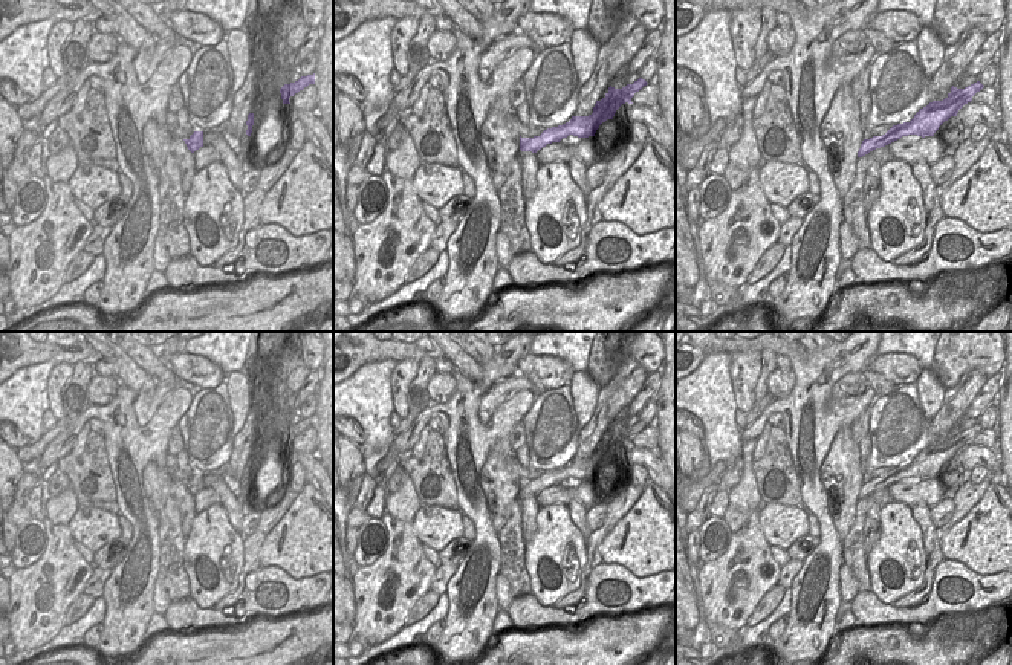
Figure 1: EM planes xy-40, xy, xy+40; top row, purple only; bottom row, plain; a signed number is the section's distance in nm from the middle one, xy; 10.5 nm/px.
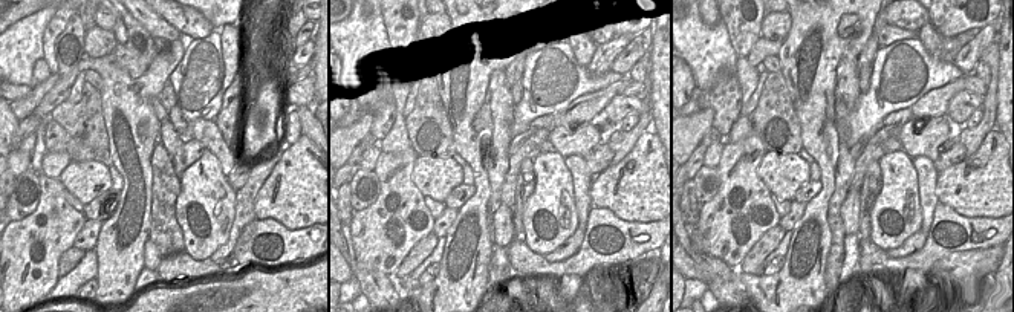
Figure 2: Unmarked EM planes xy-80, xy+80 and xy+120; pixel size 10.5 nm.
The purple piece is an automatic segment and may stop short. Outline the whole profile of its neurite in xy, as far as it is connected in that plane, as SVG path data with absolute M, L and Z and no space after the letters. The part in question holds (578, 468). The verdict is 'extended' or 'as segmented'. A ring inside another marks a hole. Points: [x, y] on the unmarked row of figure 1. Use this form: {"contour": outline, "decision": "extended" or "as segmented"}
{"contour": "M639 420L633 427L627 427L622 431L615 431L610 428L605 439L601 443L596 443L592 457L572 459L569 465L547 471L540 478L534 478L534 480L520 478L520 492L537 495L547 486L560 485L563 480L567 480L569 477L578 480L595 478L599 468L607 462L613 462L616 453L622 446L625 445L633 446L631 440L634 439L634 436L639 434L647 427L648 425L645 422Z", "decision": "as segmented"}

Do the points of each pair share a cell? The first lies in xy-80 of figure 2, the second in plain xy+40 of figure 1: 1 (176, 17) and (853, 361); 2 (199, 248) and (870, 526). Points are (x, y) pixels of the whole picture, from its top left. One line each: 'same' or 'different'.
1: different
2: different

